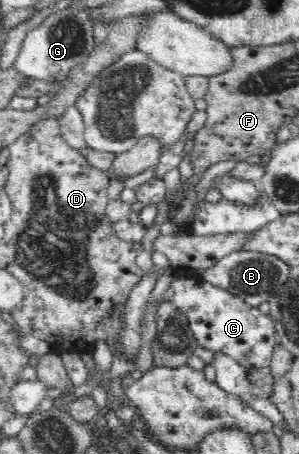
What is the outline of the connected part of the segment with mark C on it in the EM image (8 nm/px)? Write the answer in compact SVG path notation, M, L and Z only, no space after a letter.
M176 268L173 274L174 283L168 288L164 300L171 301L188 317L190 330L194 333L198 345L214 353L224 352L237 360L248 372L256 367L269 368L276 345L279 344L270 314L263 314L258 307L249 305L242 297L236 297L226 290L203 282L196 269Z

